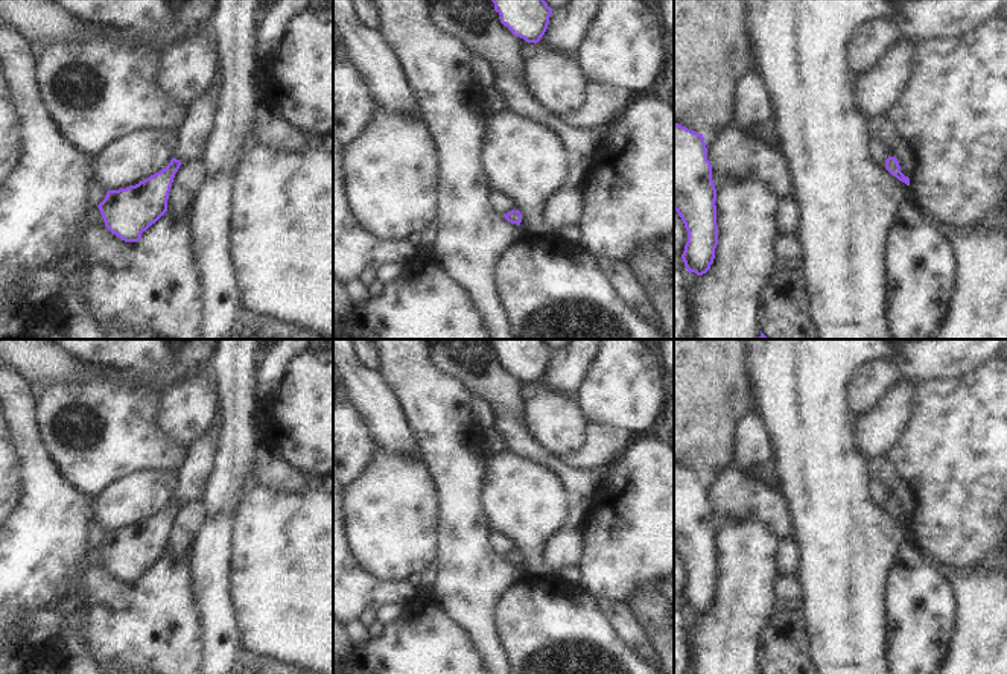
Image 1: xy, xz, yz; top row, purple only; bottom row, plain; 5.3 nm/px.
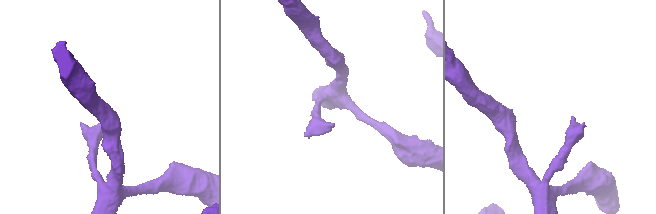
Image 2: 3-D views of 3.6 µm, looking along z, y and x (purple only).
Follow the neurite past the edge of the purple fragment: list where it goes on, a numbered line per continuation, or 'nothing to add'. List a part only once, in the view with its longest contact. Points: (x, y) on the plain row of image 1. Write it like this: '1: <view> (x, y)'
1: xy (198, 463)

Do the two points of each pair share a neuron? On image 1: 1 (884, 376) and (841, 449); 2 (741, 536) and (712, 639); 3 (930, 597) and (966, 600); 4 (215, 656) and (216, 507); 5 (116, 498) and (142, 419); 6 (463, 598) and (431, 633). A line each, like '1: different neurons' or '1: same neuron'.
1: different neurons
2: same neuron
3: different neurons
4: same neuron
5: different neurons
6: different neurons

